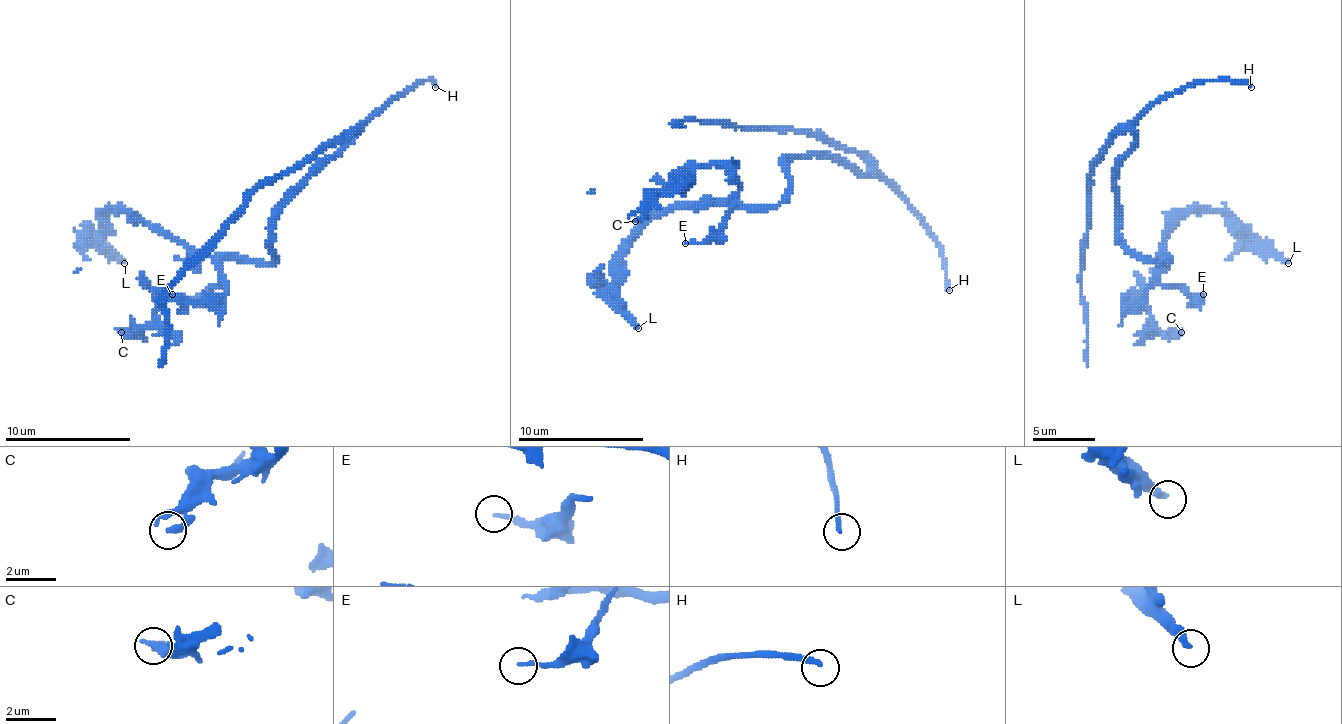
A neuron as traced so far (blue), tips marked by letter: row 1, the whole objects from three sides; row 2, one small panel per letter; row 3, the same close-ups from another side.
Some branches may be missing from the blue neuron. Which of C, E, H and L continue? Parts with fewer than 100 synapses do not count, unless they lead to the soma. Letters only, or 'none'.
H

